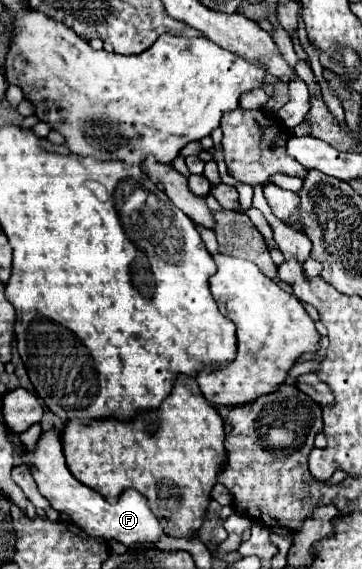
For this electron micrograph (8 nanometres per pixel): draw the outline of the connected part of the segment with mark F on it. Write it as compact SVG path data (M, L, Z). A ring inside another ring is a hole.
M54 429L42 433L32 451L22 453L22 463L30 467L30 473L36 481L40 493L50 501L52 509L56 509L60 515L68 515L70 521L76 523L84 533L102 537L106 541L116 539L128 547L134 543L154 543L156 539L166 535L160 521L150 513L146 497L138 495L138 491L128 489L120 495L120 499L116 503L108 503L94 489L76 481L64 463L60 435Z

